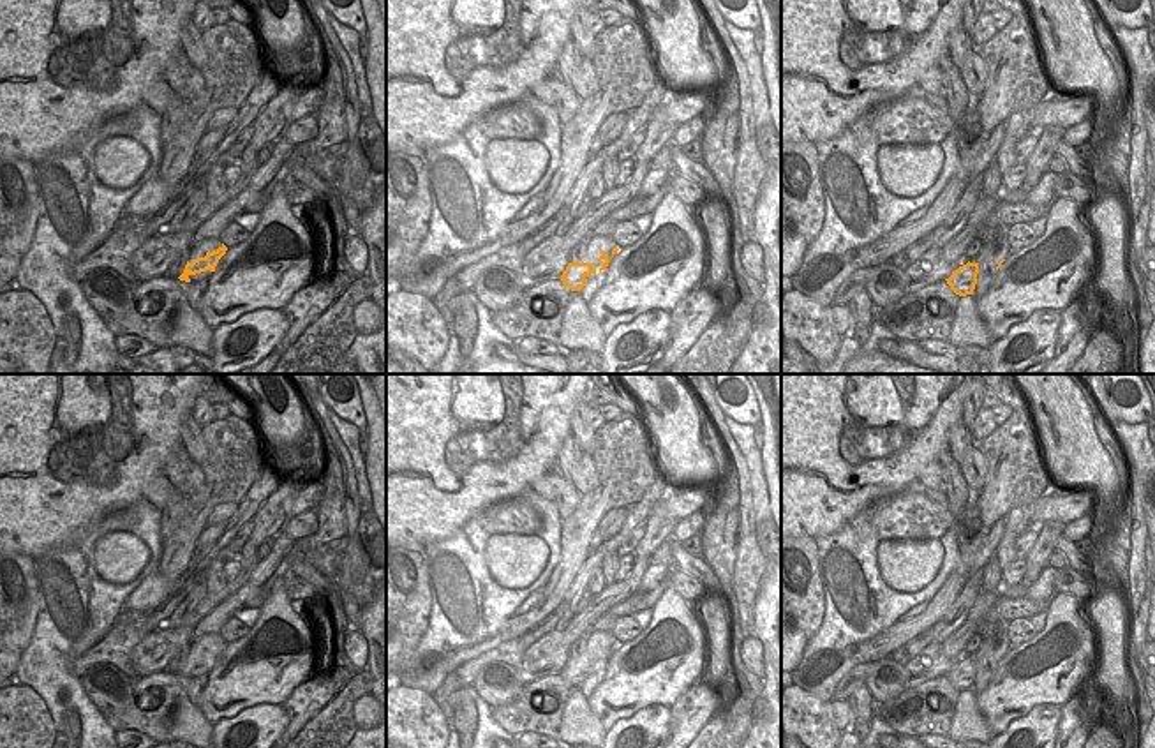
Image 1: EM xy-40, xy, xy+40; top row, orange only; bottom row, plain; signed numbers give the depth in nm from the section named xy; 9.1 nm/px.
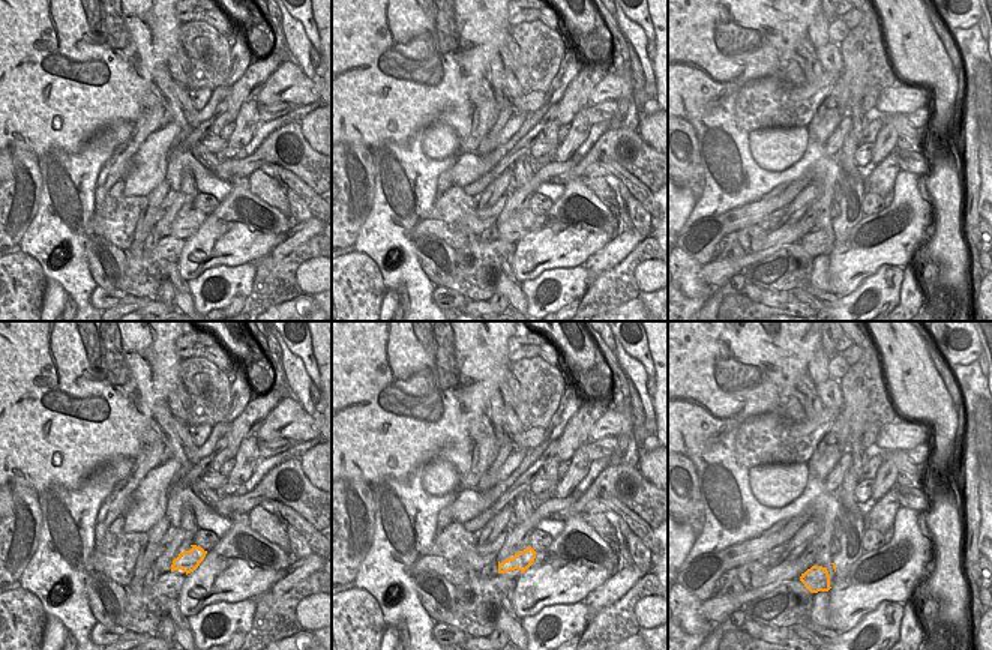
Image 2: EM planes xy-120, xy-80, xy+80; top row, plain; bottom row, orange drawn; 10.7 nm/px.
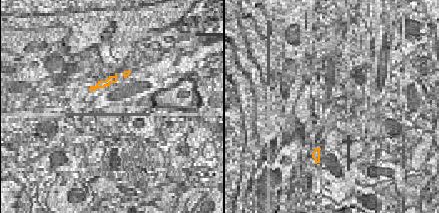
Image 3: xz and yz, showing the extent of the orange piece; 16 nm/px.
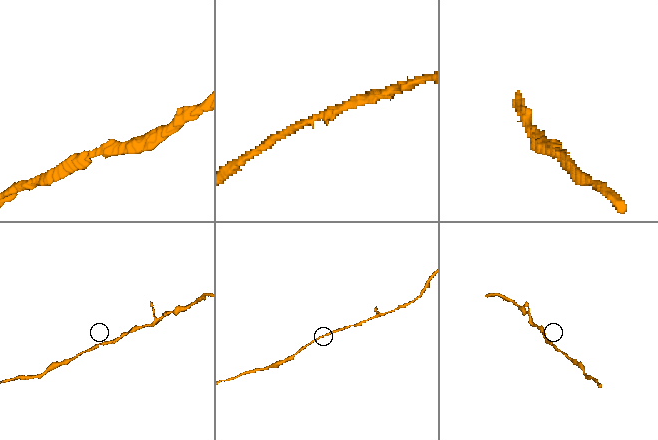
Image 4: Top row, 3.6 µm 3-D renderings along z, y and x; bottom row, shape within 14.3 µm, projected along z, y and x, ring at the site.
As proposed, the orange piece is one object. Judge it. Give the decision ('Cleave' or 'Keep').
Keep

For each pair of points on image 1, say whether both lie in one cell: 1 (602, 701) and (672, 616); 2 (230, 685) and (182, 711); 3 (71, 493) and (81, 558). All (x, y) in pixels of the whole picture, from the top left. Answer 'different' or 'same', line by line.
1: same
2: different
3: different

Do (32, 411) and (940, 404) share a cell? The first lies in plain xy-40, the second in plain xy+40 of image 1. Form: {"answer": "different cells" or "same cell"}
{"answer": "same cell"}

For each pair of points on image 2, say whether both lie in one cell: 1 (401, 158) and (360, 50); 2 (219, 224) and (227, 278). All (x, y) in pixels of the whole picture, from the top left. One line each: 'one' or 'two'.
1: two
2: two

